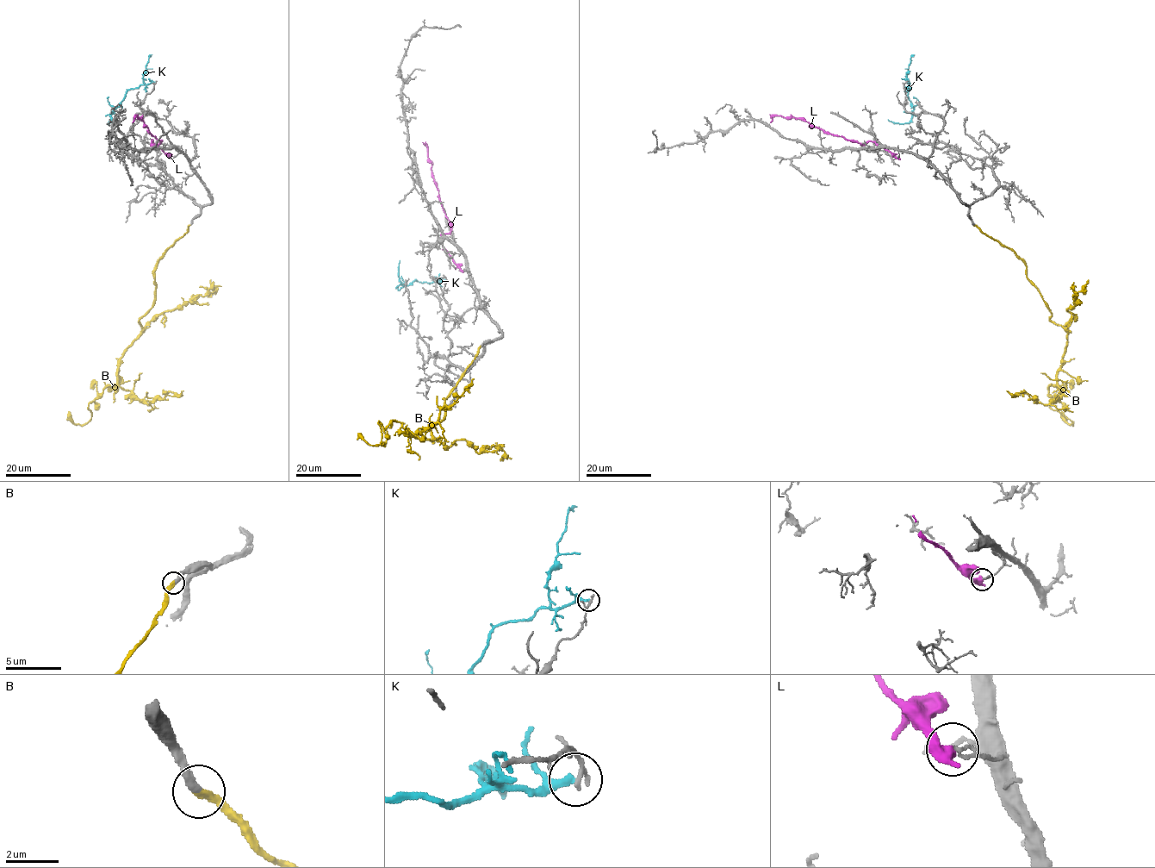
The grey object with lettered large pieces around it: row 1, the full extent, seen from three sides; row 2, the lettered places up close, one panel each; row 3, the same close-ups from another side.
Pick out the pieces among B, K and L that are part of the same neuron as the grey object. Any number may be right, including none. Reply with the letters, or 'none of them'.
B

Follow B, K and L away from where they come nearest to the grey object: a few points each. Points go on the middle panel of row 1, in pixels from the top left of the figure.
B: (481, 346), (444, 398), (446, 415), (429, 424), (432, 439), (411, 434), (407, 429), (420, 438), (474, 378)
K: (445, 280), (430, 283), (416, 280), (406, 285), (401, 284), (400, 260)
L: (462, 270), (442, 245), (443, 236), (450, 230), (450, 223), (434, 179), (428, 148), (422, 142)

